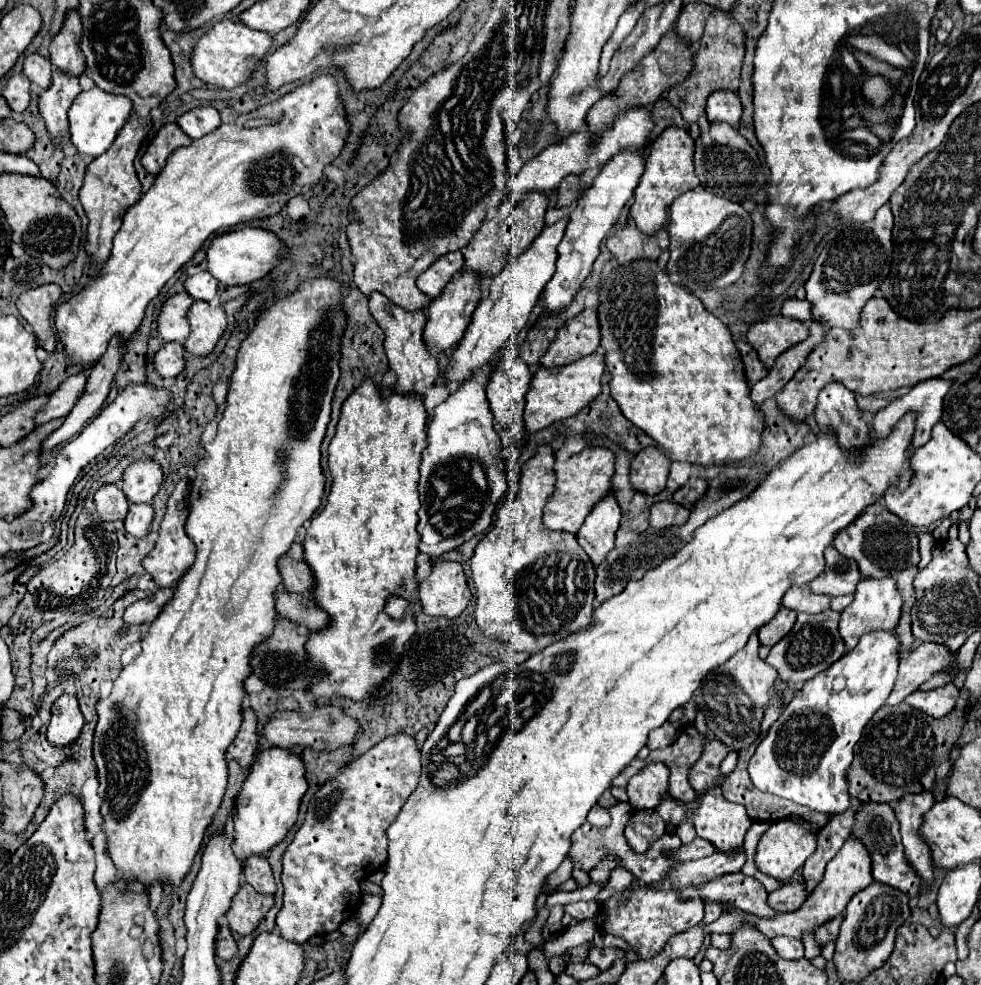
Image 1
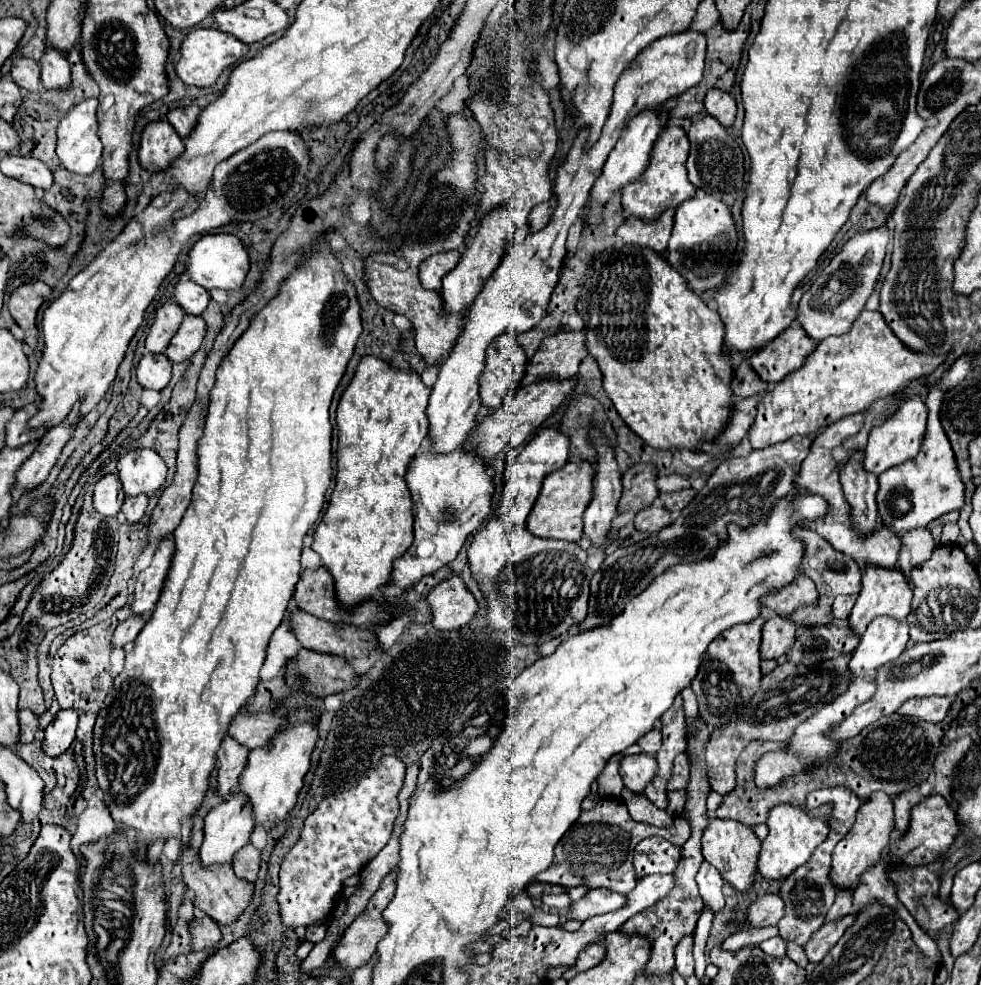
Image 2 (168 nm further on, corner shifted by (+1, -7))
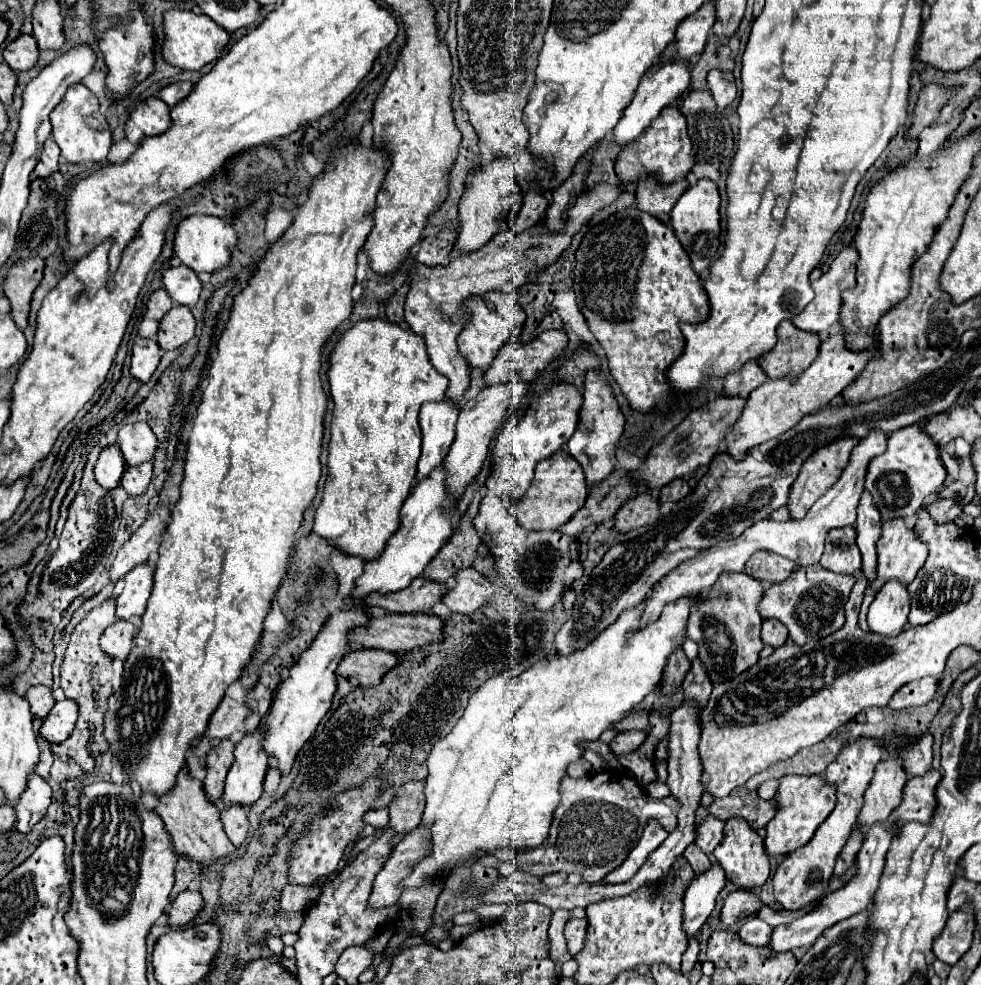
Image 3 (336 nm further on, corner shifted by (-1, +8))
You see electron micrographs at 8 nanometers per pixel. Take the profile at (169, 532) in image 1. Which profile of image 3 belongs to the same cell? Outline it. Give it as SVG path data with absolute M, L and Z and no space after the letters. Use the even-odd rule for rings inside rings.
M140 564L140 568L132 570L124 578L124 592L116 600L116 618L132 620L132 616L142 616L146 610L146 602L152 590L152 568L148 564Z

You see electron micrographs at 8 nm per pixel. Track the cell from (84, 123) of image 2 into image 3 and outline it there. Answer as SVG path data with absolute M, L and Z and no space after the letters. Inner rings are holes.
M72 84L62 98L62 102L52 110L50 114L50 124L52 124L52 136L56 144L60 146L60 156L66 162L106 162L108 152L114 144L112 140L112 130L106 126L104 116L100 114L100 104L98 98L84 86L84 84ZM86 116L92 116L102 122L102 130L94 130L86 124Z

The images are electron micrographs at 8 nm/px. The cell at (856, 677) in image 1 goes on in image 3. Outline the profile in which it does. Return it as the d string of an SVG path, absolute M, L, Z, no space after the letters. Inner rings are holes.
M888 580L870 604L870 630L884 636L896 636L904 630L910 612L910 594L900 580Z

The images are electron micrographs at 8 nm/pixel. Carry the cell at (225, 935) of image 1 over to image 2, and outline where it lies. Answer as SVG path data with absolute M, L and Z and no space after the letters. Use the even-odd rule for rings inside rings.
M196 915L196 919L190 925L190 933L192 933L192 947L196 951L212 949L222 941L222 931L218 923L208 915Z

